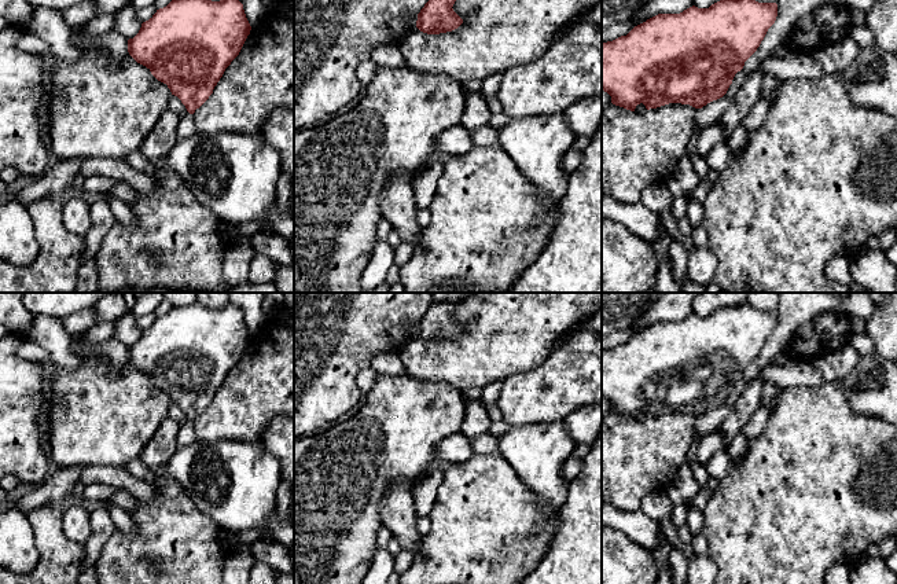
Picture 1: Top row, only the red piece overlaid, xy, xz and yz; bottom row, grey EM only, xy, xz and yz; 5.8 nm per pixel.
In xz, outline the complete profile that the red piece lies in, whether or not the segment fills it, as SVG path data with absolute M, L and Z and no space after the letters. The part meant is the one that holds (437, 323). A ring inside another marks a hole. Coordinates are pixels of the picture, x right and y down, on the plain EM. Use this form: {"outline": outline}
{"outline": "M459 301L433 304L418 322L416 335L427 342L440 342L457 337L463 327L453 319Z"}

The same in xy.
{"outline": "M196 301L172 306L128 348L129 363L166 392L187 416L177 434L177 449L196 441L195 418L213 401L250 338L238 306L228 302L212 309Z"}

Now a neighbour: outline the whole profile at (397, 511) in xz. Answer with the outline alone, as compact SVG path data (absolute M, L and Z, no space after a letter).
M404 482L394 484L381 502L382 524L389 528L391 536L415 554L419 550L422 536L416 532L416 513L412 489Z

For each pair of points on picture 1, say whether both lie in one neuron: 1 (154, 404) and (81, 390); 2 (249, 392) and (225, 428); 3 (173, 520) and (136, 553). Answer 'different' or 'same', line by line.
1: same
2: same
3: same

